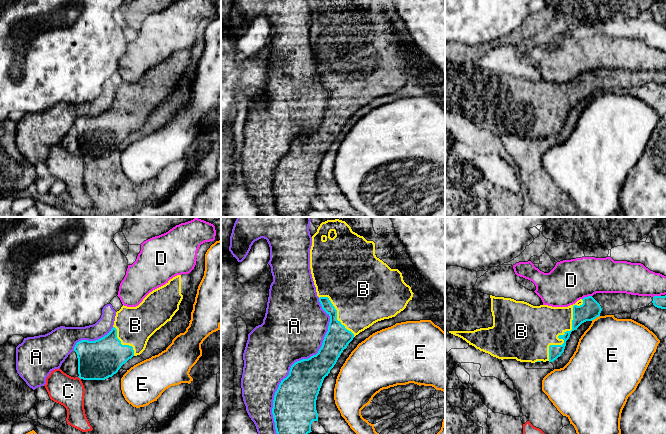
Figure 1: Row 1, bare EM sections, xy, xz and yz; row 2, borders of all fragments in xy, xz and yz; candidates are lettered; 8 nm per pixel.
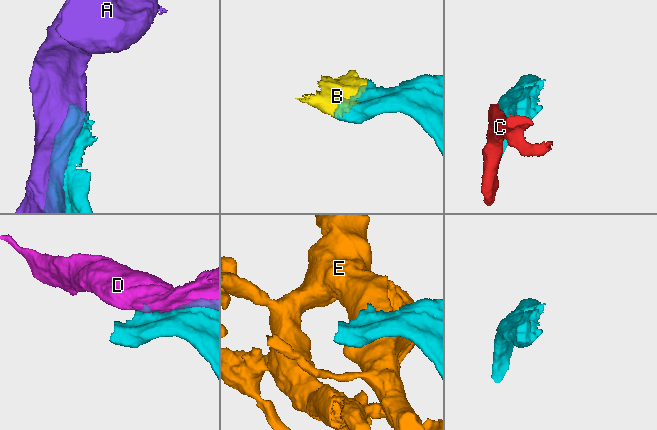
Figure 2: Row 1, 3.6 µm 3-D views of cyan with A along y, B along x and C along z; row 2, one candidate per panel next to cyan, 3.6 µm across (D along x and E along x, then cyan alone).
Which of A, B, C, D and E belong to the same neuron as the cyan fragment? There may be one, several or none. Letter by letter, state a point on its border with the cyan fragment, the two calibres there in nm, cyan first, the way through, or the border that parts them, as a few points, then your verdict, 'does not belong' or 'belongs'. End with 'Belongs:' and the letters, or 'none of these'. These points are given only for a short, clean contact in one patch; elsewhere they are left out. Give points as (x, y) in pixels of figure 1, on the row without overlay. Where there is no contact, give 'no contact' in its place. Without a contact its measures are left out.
A: contact xz (294, 139); calibres 320 and 460 nm; does not belong
B: contact yz (564, 108); calibres 150 and 380 nm; belongs
C: contact xy (79, 153); calibres 320 and 240 nm; does not belong
D: contact yz (586, 73); calibres 160 and 340 nm; does not belong
E: contact yz (595, 94); calibres 160 and 440 nm; border yz (599, 91), (591, 96); does not belong
Belongs: B

